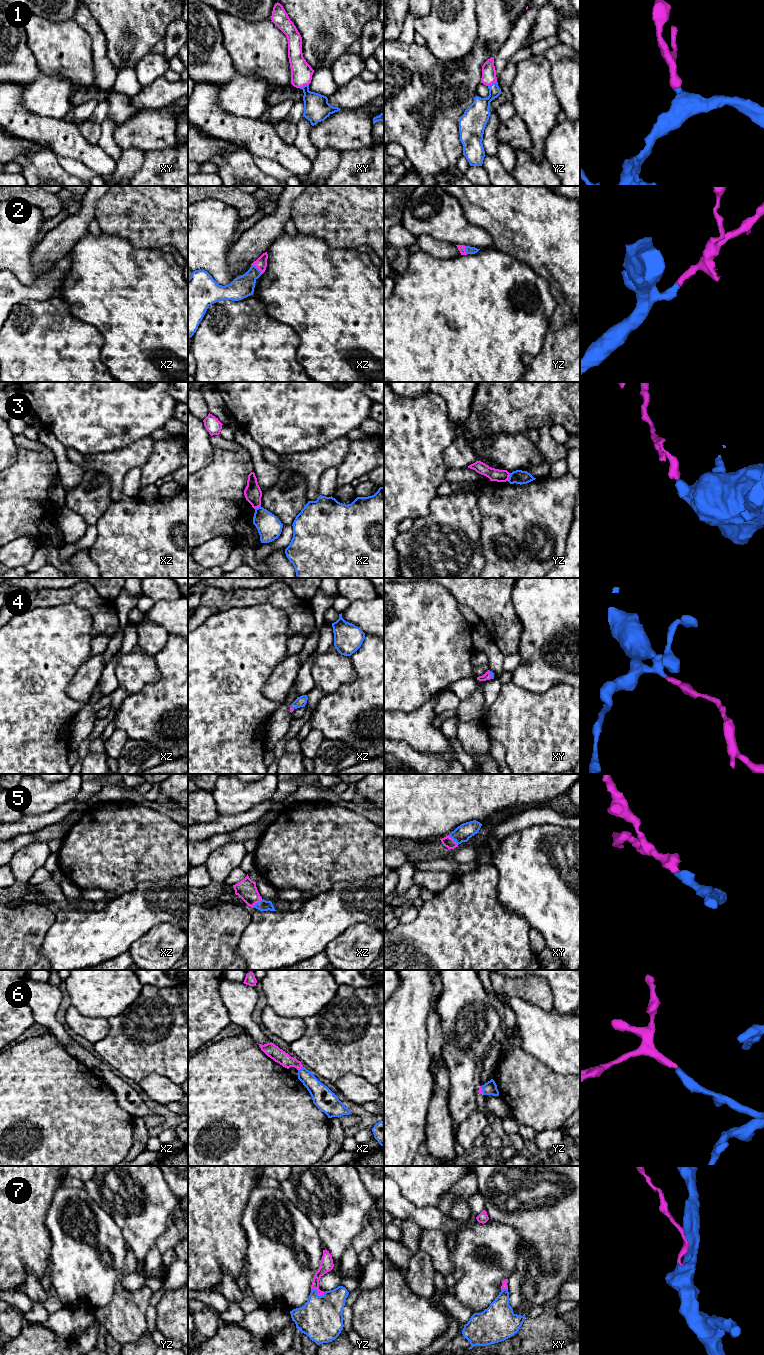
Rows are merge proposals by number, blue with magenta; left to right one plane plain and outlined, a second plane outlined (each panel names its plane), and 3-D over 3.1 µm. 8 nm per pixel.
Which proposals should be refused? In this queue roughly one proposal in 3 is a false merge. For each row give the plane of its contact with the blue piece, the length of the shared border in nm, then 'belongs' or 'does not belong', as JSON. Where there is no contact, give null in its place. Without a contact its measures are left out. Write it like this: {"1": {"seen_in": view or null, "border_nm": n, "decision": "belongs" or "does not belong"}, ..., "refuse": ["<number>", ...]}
{"1": {"seen_in": "xy", "border_nm": 80, "decision": "belongs"}, "2": {"seen_in": "xz", "border_nm": 120, "decision": "belongs"}, "3": {"seen_in": "yz", "border_nm": 70, "decision": "does not belong"}, "4": {"seen_in": "xy", "border_nm": 80, "decision": "belongs"}, "5": {"seen_in": "xy", "border_nm": 120, "decision": "belongs"}, "6": {"seen_in": "xz", "border_nm": 50, "decision": "belongs"}, "7": {"seen_in": "yz", "border_nm": 120, "decision": "belongs"}, "refuse": ["3"]}

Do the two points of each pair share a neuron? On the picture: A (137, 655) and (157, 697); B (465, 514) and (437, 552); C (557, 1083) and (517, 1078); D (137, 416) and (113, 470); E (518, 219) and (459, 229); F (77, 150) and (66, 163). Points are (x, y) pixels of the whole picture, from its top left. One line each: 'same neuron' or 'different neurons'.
A: different neurons
B: same neuron
C: same neuron
D: different neurons
E: different neurons
F: different neurons

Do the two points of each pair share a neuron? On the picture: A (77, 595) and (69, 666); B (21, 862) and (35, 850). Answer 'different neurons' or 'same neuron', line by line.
A: different neurons
B: same neuron

